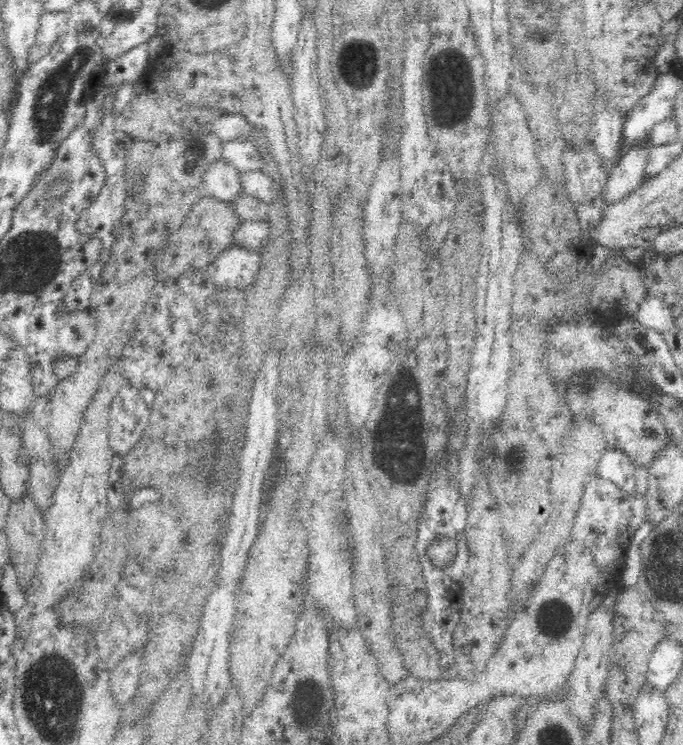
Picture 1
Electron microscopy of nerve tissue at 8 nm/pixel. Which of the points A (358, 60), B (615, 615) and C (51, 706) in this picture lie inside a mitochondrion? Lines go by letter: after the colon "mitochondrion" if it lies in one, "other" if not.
A: mitochondrion
B: other
C: mitochondrion

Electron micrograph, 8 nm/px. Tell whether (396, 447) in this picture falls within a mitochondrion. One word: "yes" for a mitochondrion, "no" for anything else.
yes

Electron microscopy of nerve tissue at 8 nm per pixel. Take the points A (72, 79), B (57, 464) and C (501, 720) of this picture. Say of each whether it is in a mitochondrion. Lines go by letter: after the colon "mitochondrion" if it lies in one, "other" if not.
A: mitochondrion
B: other
C: other

